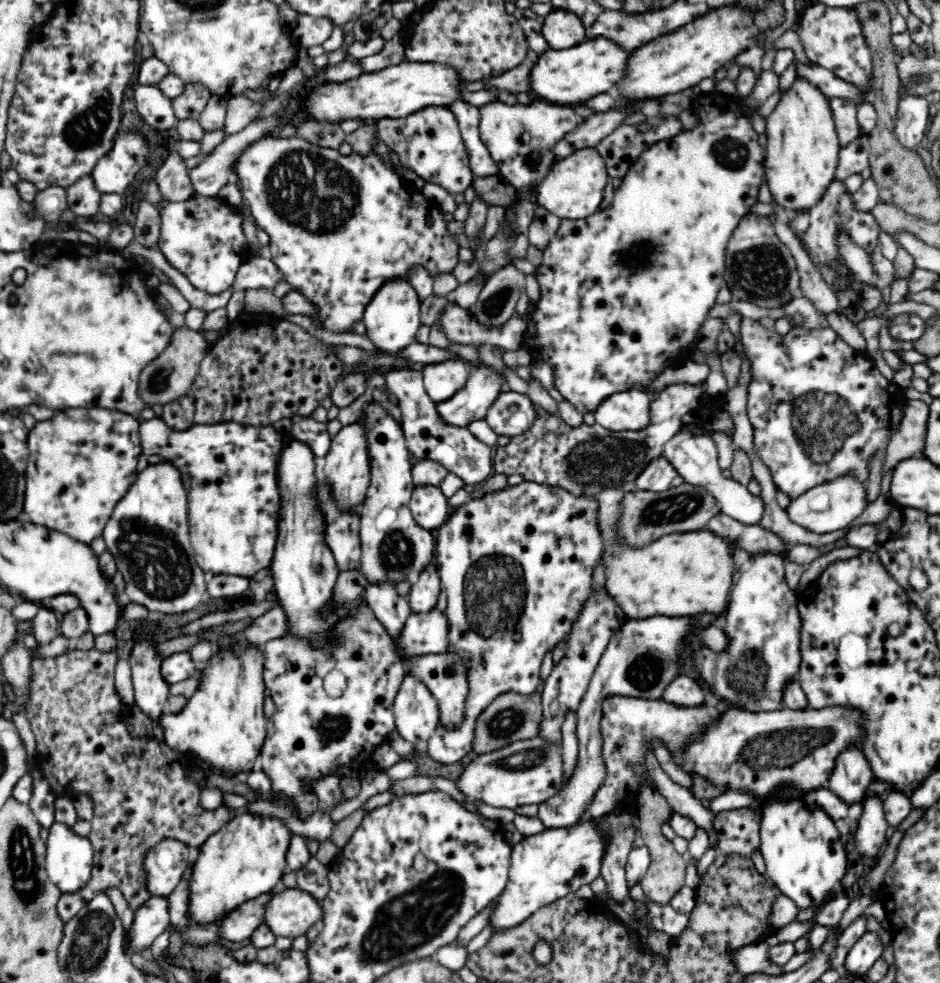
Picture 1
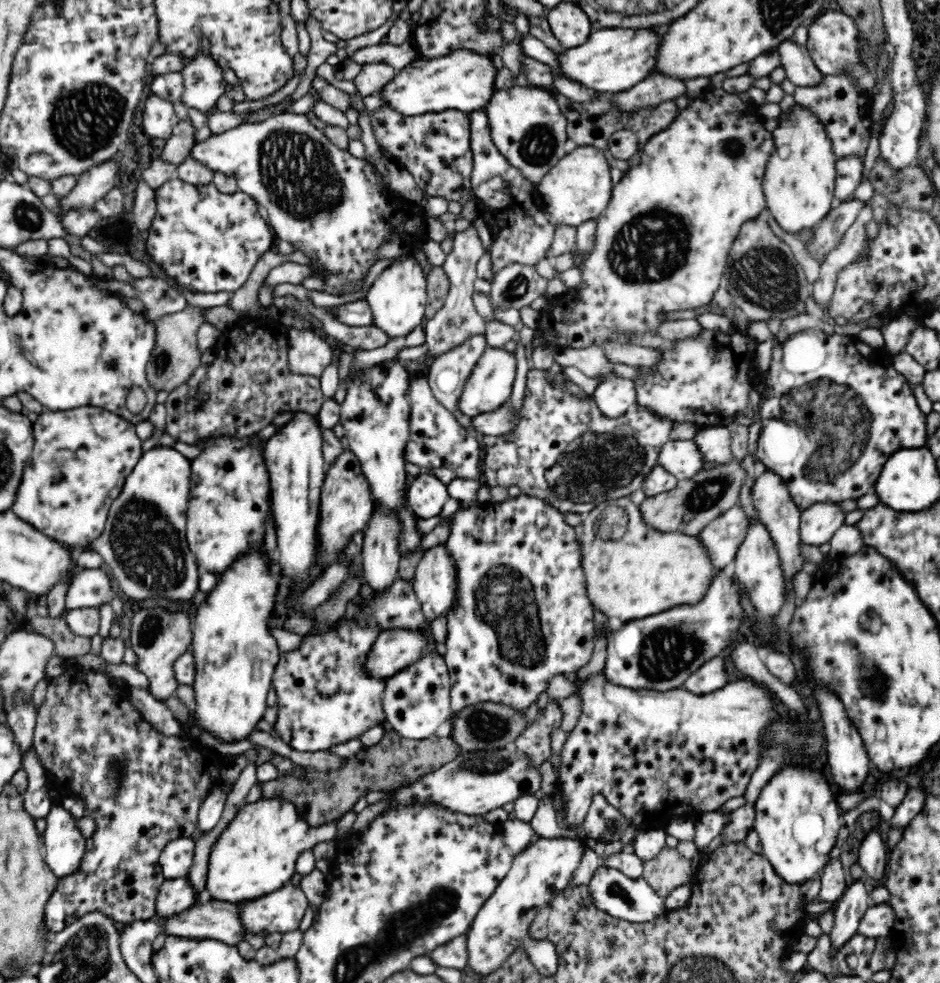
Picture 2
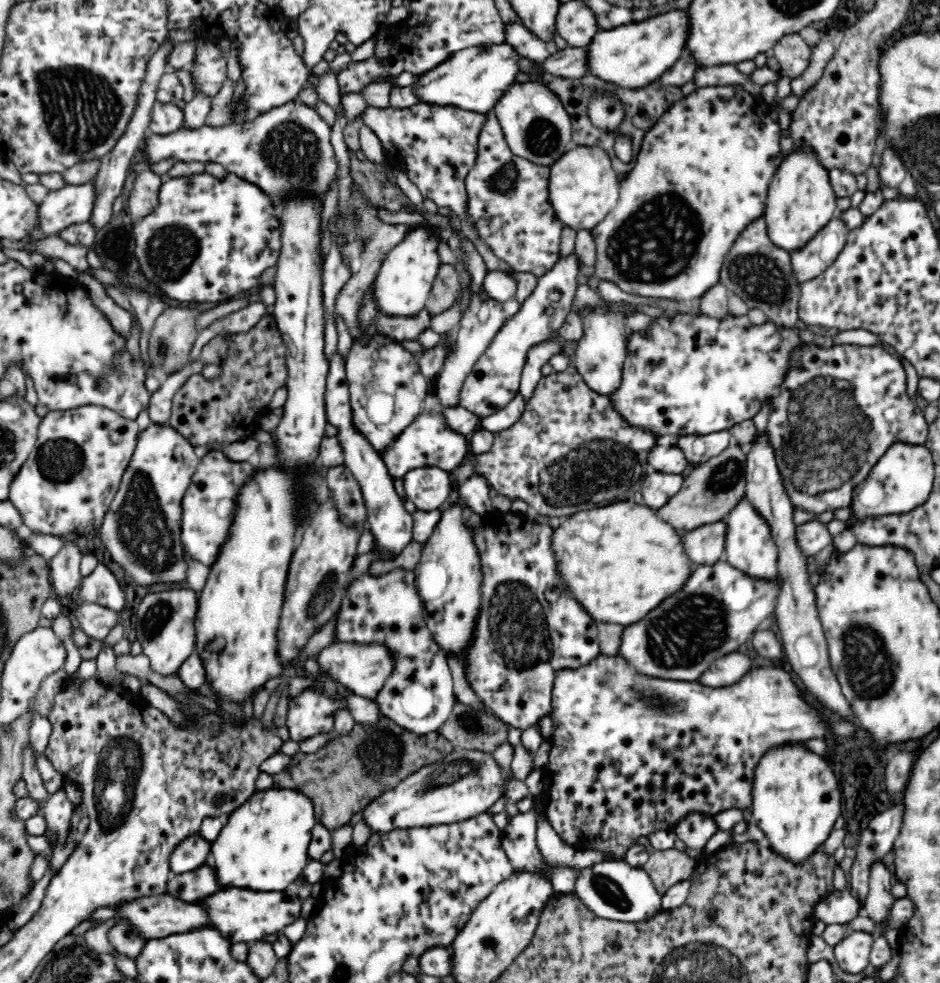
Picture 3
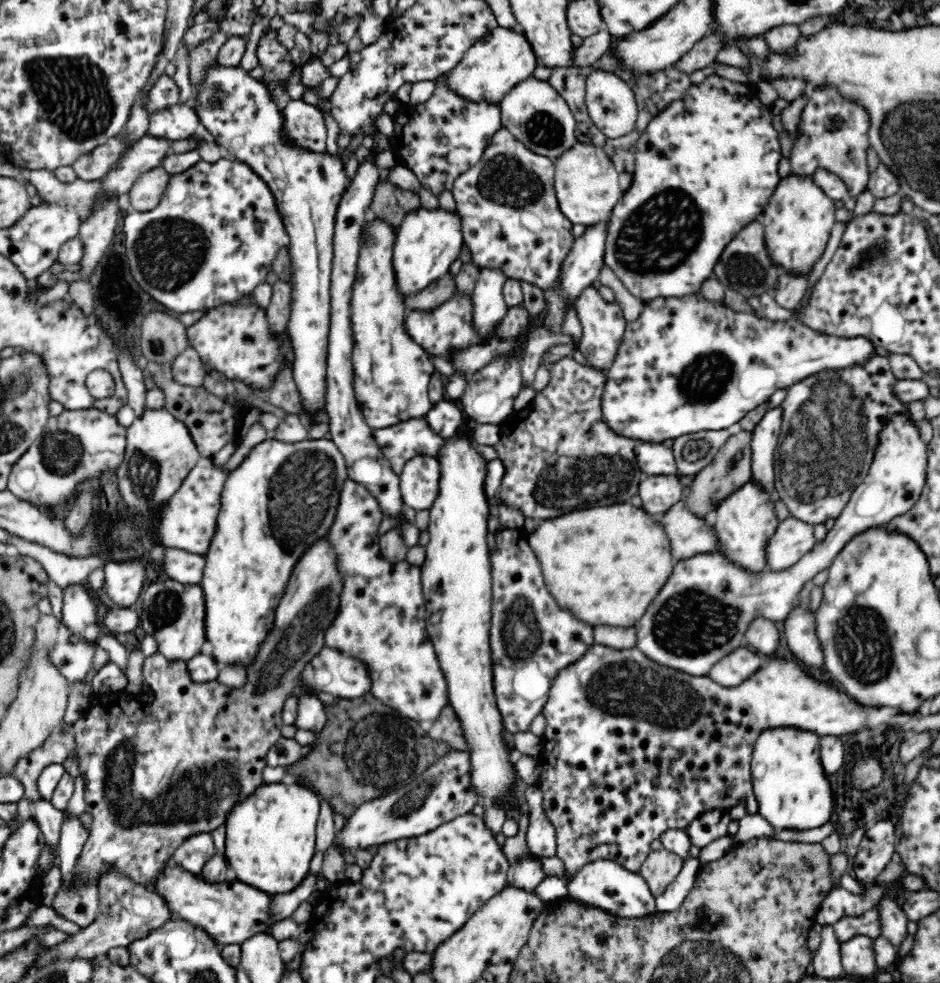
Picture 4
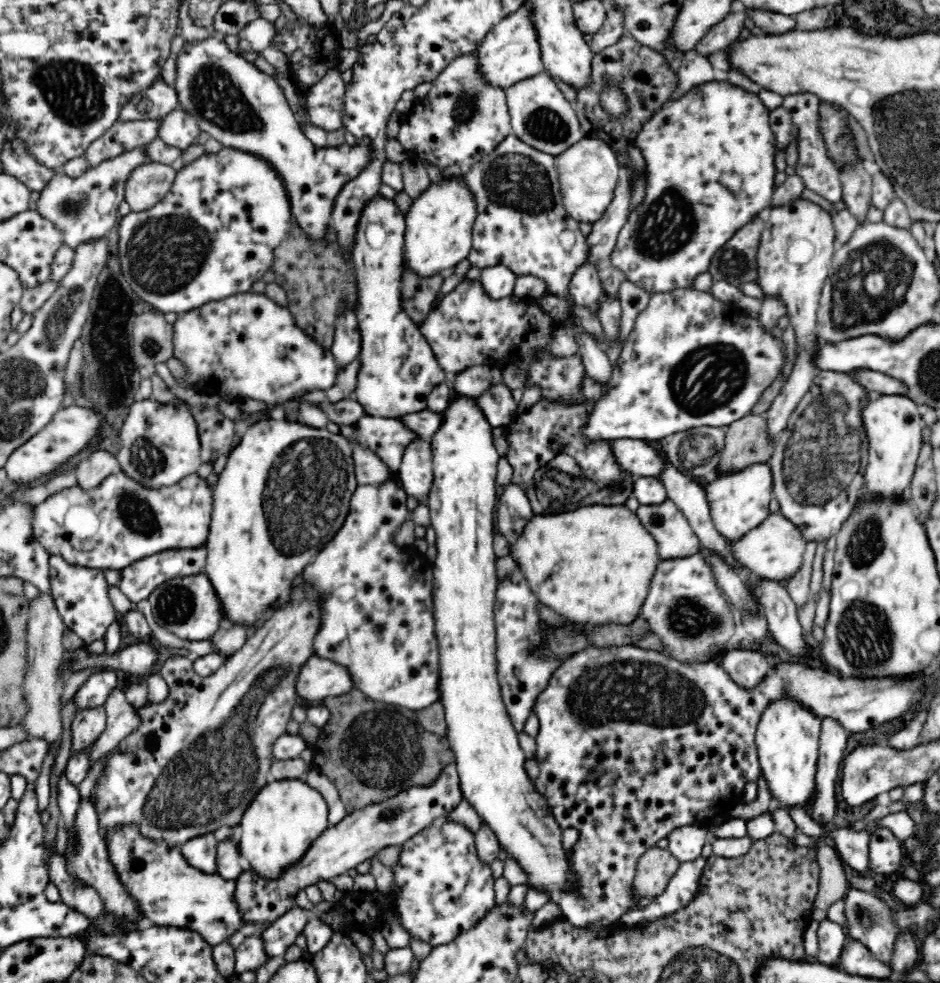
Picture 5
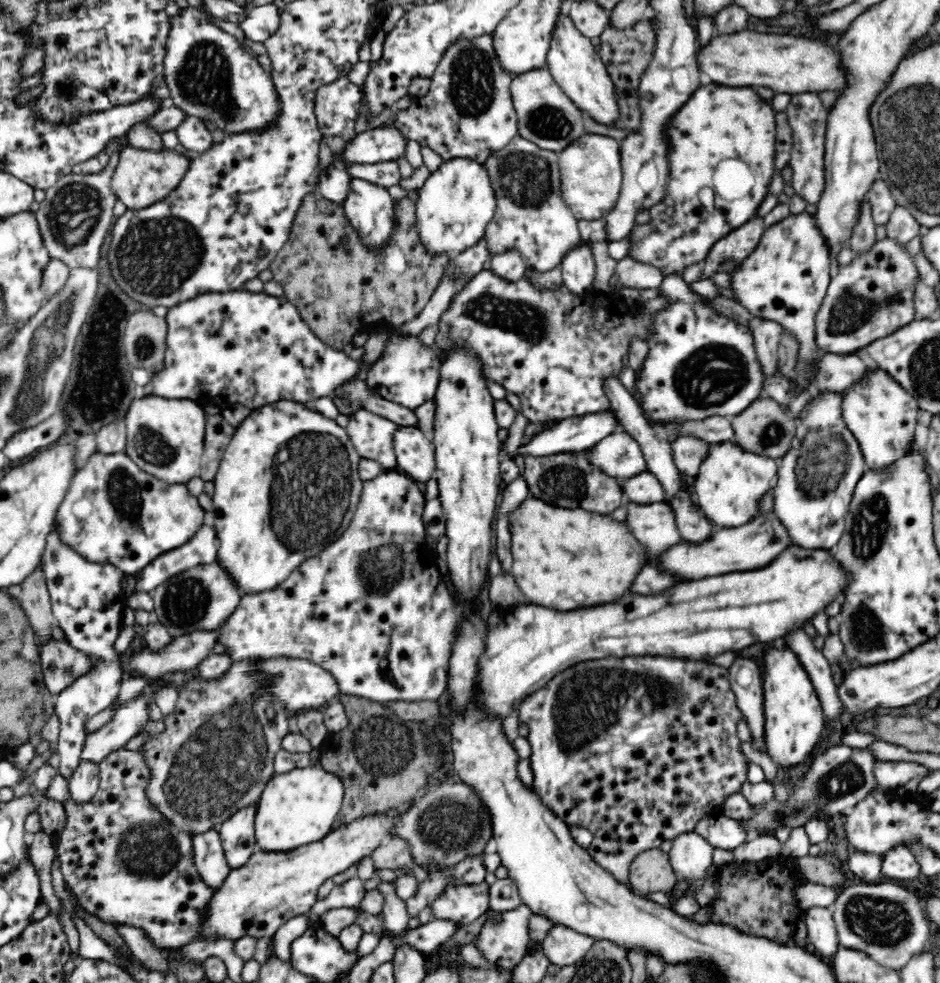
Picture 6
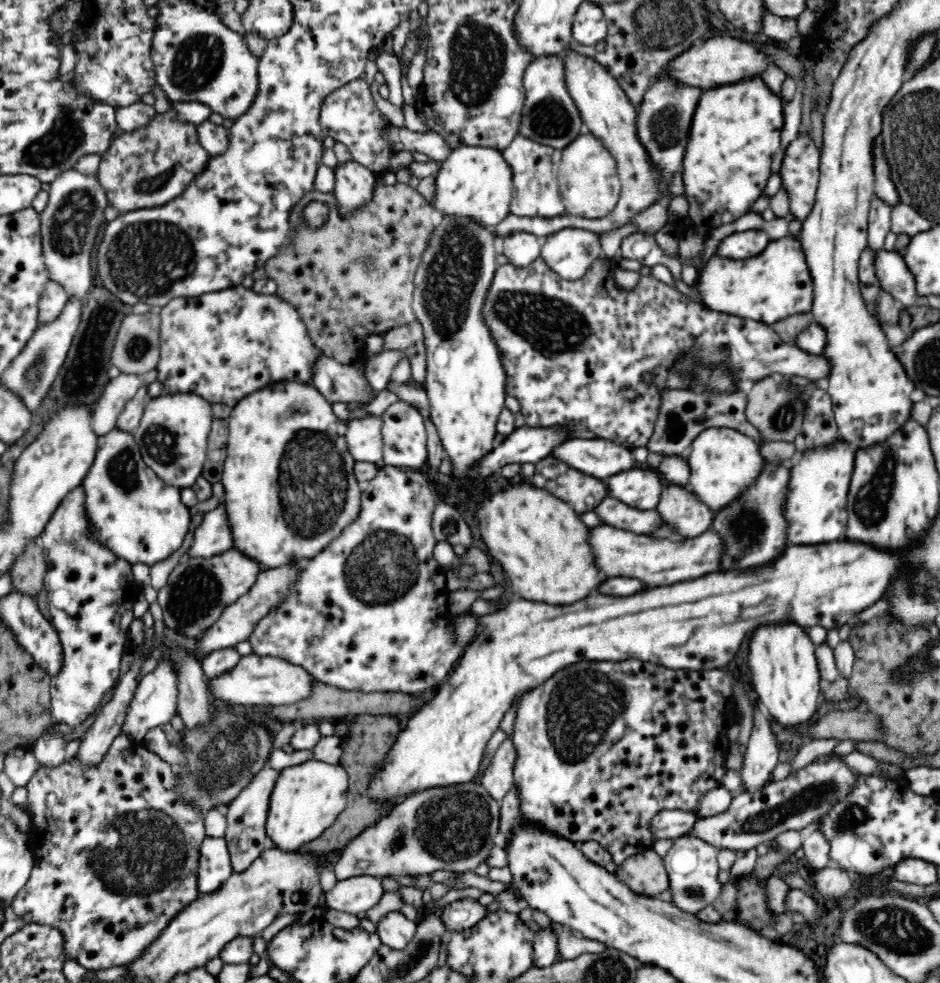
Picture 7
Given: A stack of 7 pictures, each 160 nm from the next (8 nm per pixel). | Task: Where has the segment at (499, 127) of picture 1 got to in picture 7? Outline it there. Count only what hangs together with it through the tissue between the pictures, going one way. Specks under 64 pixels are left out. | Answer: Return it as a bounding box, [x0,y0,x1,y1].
[519,55,585,149]

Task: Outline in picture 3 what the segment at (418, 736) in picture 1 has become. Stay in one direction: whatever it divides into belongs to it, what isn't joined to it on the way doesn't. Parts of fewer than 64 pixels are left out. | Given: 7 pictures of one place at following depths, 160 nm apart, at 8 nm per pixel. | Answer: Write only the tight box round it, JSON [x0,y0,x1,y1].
[335,568,457,736]

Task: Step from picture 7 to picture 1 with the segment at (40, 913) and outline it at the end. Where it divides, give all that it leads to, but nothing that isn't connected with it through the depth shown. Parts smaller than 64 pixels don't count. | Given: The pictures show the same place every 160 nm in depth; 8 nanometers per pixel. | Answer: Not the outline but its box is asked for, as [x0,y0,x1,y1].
[265,887,324,938]

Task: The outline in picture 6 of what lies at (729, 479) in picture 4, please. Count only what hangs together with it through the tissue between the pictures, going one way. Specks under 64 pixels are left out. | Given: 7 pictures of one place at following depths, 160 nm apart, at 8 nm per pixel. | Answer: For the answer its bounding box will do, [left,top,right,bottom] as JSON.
[730,395,796,460]

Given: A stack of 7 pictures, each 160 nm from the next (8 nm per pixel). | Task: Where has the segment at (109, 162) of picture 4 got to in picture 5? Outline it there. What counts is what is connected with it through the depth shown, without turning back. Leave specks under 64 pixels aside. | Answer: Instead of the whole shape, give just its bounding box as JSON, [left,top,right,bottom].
[84,120,158,168]

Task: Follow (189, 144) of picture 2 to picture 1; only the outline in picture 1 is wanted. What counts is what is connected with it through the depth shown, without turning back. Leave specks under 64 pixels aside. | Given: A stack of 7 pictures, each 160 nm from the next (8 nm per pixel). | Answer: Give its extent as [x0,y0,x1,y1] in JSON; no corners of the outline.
[155,150,196,203]

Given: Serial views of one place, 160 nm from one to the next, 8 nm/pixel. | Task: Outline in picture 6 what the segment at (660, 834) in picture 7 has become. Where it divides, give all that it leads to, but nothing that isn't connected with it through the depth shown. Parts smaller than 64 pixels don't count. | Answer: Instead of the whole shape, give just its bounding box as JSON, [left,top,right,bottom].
[694,813,750,850]

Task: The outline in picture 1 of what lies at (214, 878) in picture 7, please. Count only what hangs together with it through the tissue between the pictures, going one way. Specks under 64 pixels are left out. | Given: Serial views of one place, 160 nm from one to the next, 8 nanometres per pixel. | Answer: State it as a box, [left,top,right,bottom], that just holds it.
[142,839,193,897]

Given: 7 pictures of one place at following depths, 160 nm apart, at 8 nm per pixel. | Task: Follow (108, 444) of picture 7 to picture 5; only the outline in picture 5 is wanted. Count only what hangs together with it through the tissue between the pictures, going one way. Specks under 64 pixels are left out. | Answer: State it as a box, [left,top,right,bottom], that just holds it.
[31,471,212,571]

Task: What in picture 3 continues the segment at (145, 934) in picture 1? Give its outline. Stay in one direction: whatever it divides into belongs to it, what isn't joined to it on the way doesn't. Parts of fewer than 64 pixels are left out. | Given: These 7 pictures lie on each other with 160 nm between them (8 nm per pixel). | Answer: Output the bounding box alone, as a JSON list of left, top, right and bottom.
[165,865,219,903]

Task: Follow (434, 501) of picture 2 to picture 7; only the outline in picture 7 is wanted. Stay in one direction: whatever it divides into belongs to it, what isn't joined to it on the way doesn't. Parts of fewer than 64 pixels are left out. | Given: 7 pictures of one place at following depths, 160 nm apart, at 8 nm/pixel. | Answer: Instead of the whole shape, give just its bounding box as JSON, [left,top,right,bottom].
[381,401,428,473]

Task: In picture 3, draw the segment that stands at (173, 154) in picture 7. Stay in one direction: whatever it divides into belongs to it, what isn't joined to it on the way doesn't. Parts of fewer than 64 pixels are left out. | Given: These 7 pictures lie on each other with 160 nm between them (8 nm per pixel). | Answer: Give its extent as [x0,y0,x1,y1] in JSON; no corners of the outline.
[128,171,162,223]

